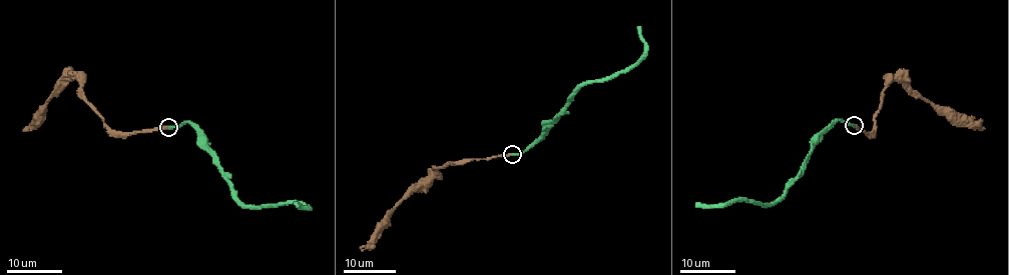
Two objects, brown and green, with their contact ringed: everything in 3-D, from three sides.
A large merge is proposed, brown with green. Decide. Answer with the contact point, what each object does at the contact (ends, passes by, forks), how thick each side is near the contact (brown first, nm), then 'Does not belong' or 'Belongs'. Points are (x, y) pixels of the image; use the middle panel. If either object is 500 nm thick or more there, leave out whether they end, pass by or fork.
Place: (512, 154). At the ring brown ends. At the ring green ends. Thickness 320 nm (brown) against 280 nm. Belongs

